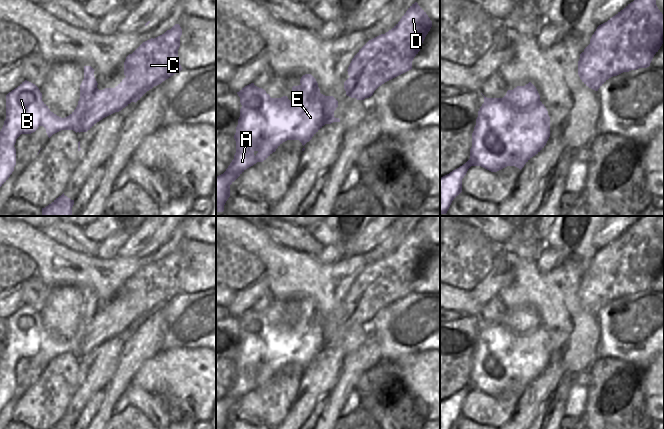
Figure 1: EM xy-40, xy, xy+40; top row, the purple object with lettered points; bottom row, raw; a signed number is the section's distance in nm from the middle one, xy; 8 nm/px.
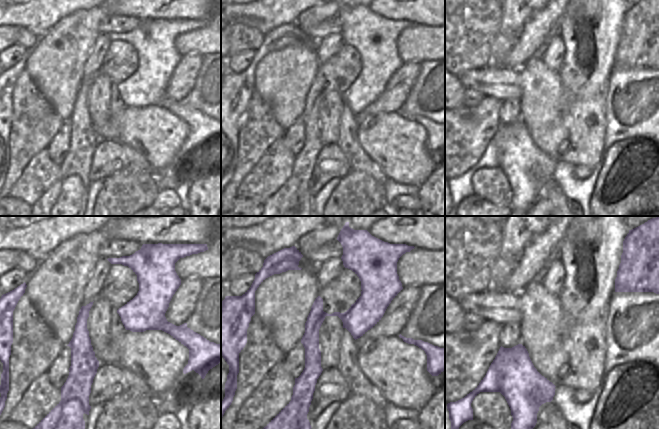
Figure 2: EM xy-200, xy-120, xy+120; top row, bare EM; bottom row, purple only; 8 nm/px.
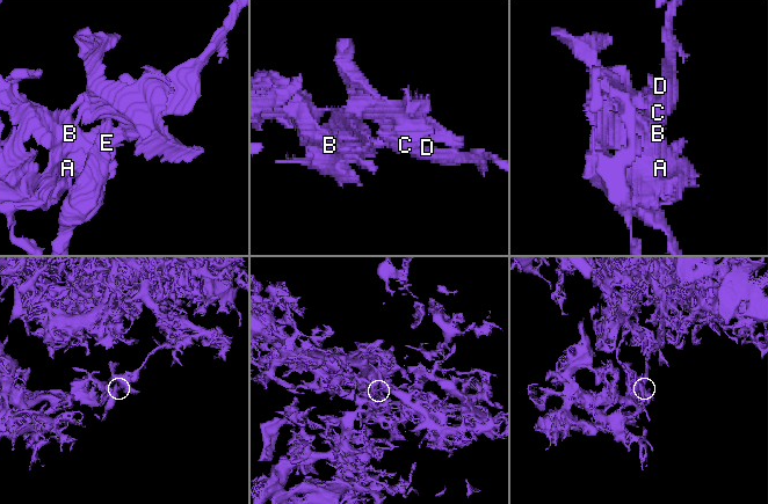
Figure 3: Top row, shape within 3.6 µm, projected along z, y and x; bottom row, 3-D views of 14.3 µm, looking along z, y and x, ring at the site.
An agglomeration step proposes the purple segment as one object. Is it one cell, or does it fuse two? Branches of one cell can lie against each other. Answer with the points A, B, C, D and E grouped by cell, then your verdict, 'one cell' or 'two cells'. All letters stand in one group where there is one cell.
A B E / C D | two cells

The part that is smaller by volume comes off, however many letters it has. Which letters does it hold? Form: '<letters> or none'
C, D

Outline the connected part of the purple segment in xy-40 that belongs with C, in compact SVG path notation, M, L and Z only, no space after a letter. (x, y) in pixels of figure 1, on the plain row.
M178 248L167 258L154 262L147 271L129 278L124 286L124 299L143 313L152 313L181 295L178 281L181 259Z

